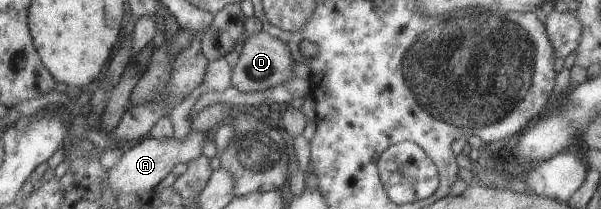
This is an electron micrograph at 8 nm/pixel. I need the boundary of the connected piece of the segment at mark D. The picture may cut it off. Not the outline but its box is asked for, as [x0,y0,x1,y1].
[230,30,294,92]

